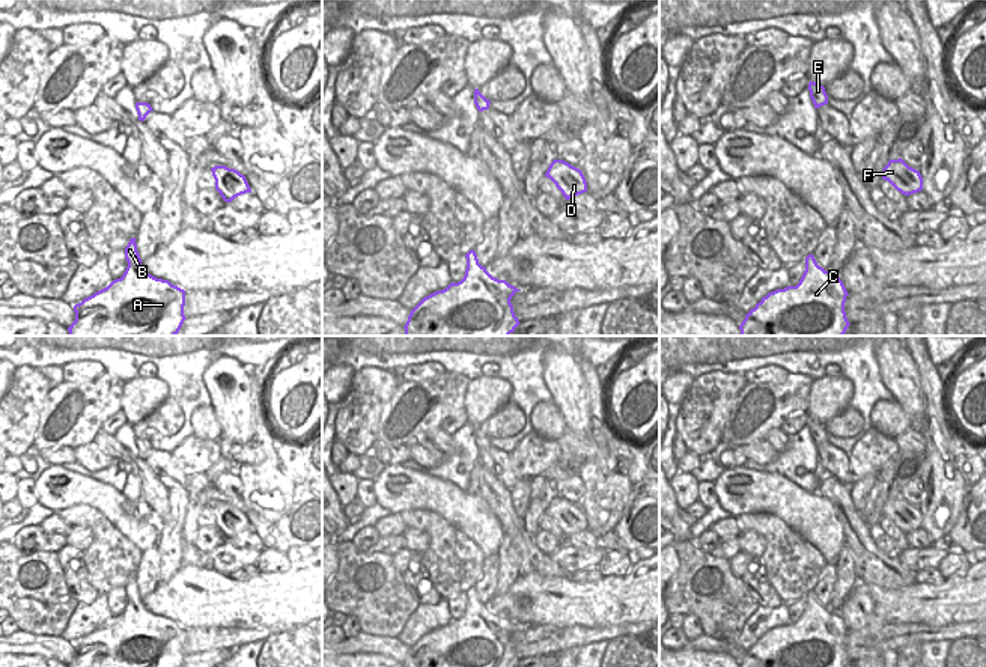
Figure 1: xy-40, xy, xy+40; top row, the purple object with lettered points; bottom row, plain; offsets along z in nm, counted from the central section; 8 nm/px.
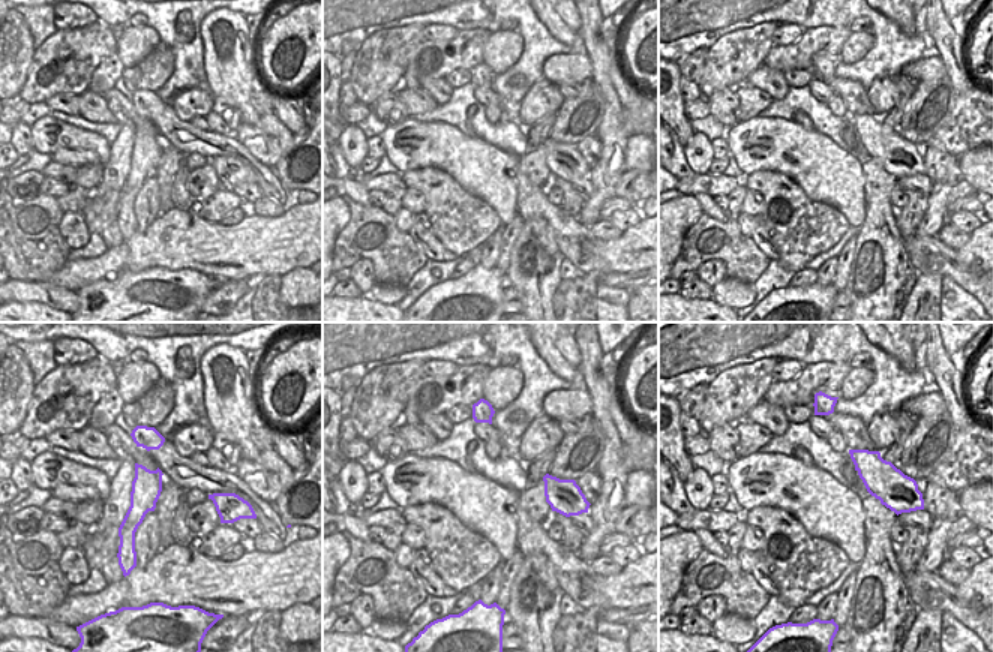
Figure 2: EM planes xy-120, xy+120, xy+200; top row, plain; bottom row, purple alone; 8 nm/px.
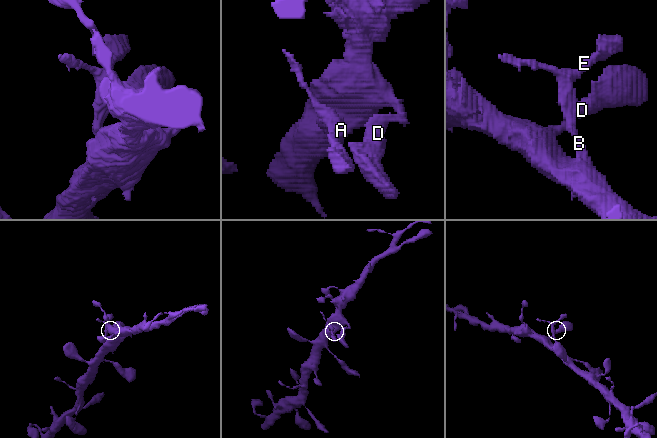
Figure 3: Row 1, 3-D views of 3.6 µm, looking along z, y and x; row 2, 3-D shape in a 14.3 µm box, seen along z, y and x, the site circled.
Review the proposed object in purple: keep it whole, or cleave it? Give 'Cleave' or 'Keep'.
Keep

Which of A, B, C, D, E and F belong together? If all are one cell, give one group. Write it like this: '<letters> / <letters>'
A B C D E F

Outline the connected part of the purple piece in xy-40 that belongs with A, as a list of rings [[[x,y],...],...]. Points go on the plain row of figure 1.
[[[135,575],[129,577],[125,596],[128,604],[120,616],[74,643],[75,658],[68,667],[181,667],[187,656],[185,628],[146,610]]]

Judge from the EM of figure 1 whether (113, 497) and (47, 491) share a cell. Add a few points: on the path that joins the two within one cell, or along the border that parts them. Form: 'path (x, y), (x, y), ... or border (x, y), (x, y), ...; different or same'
path (97, 496), (63, 496); same

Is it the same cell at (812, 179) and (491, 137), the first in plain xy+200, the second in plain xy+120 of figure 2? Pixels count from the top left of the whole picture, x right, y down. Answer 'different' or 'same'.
different

